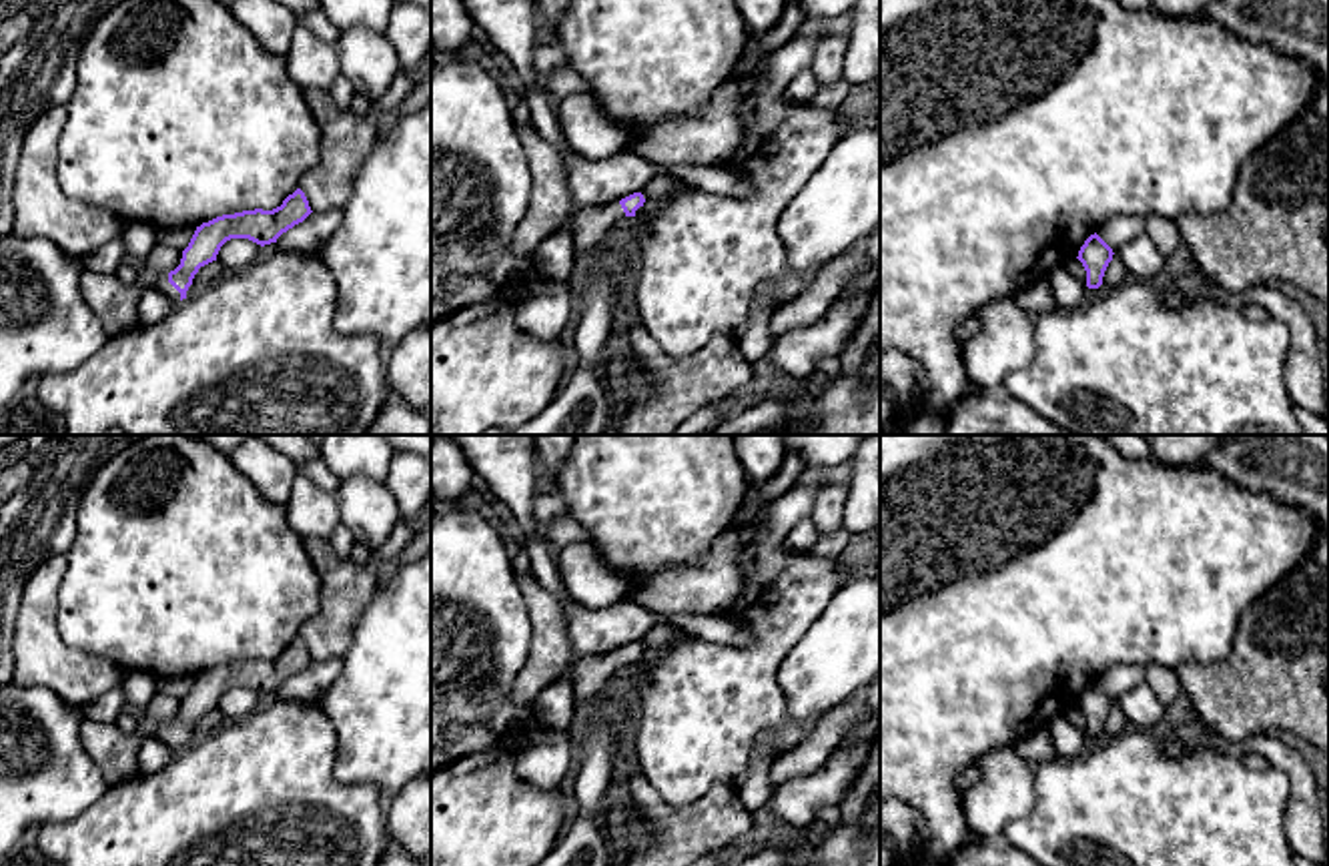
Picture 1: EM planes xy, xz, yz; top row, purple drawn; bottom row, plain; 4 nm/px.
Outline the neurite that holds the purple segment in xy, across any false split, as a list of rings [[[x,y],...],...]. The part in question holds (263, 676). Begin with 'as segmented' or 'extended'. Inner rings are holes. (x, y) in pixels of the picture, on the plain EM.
extended; [[[297,637],[273,660],[255,658],[216,666],[196,676],[174,720],[166,722],[140,716],[138,732],[128,736],[116,722],[104,724],[82,718],[80,744],[104,780],[110,786],[120,784],[140,774],[136,754],[144,736],[158,738],[166,746],[182,750],[194,740],[192,728],[198,718],[216,710],[227,690],[249,688],[265,696],[277,692],[283,682],[303,672],[311,662],[305,641]]]

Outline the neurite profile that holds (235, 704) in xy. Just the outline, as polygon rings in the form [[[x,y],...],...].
[[[231,688],[220,696],[216,710],[229,722],[237,722],[251,716],[259,706],[261,706],[261,694],[249,688]]]

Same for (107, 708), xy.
[[[122,682],[82,708],[84,718],[112,724],[128,708]]]

